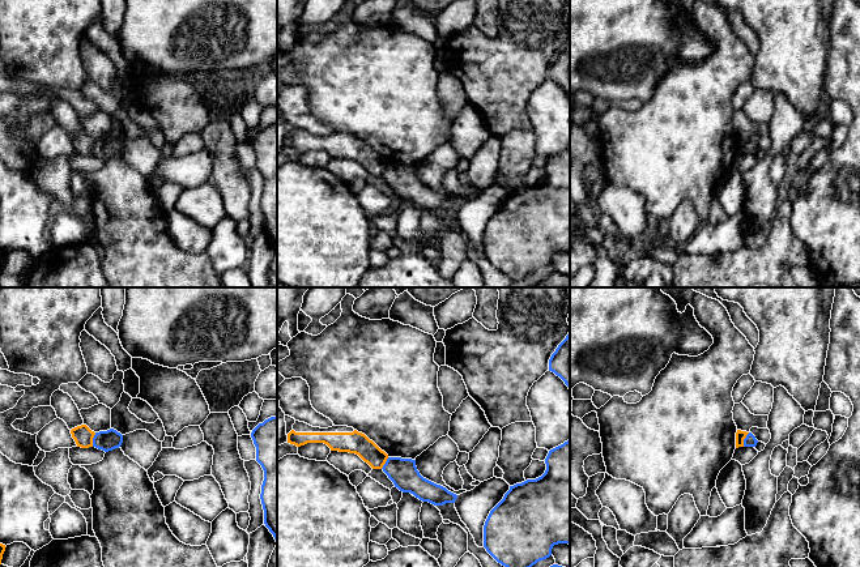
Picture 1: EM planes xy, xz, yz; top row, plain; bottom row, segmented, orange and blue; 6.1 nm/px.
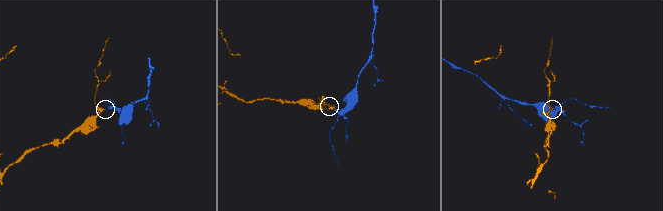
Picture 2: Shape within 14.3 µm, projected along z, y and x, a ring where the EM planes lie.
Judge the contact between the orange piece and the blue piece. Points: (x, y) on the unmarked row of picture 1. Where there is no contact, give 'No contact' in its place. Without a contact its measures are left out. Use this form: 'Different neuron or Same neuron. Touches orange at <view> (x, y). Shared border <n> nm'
Different neuron. Touches orange at xy (92, 146). Shared border 90 nm

